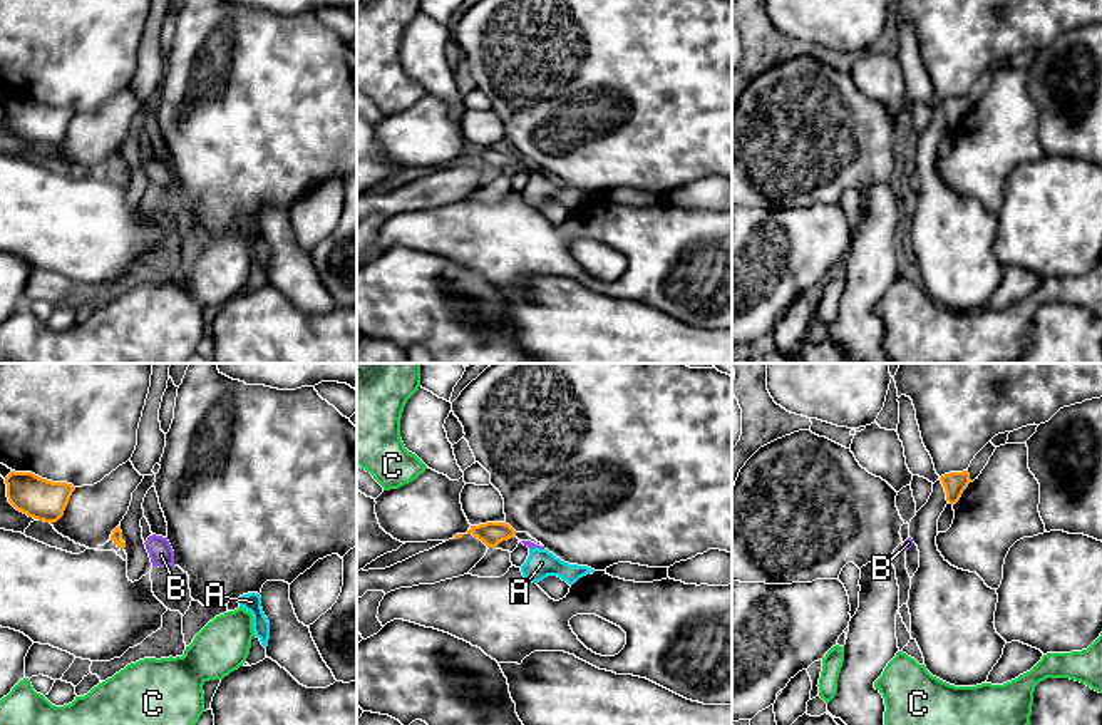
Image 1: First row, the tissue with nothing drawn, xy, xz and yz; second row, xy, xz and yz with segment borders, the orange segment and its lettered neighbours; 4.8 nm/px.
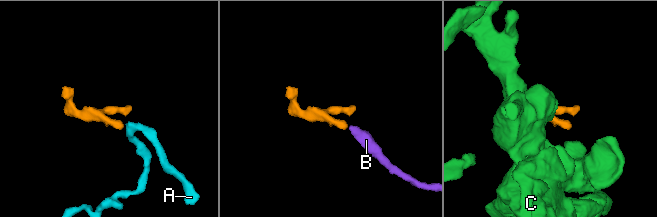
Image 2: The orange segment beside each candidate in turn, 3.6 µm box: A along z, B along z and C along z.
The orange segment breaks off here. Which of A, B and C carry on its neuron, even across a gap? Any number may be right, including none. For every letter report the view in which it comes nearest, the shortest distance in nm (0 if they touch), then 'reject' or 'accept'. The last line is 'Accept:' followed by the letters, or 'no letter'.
A: xz | 100 nm | reject
B: xz | 50 nm | accept
C: xz | 340 nm | reject
Accept: B

